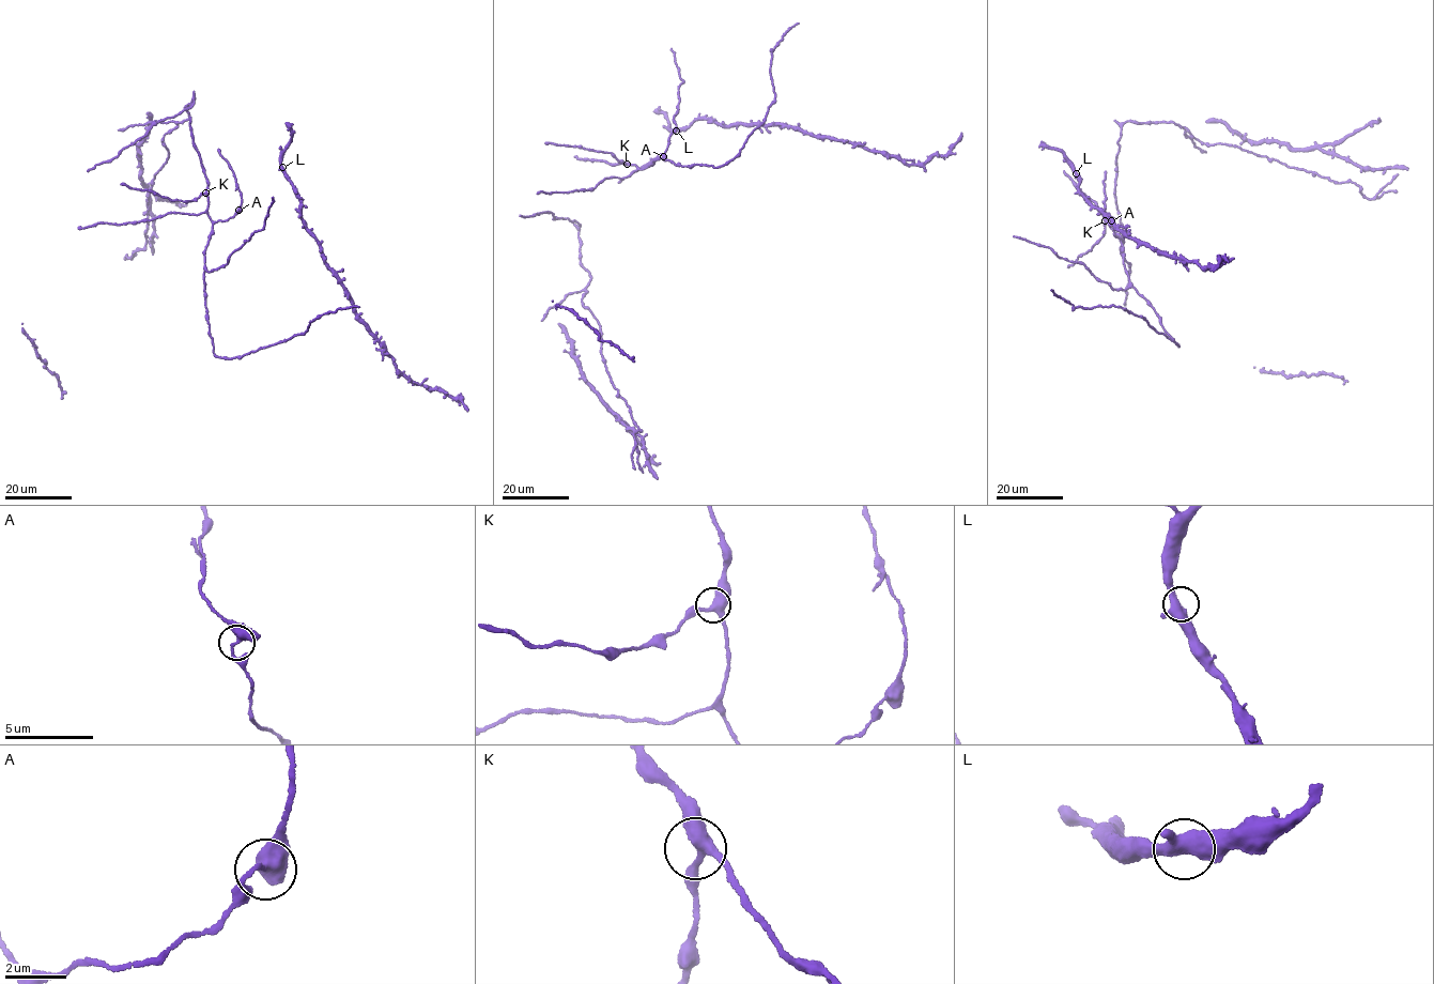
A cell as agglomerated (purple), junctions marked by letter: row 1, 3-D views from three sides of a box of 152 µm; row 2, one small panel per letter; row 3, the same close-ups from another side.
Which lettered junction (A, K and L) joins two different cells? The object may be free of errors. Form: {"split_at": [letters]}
{"split_at": []}

